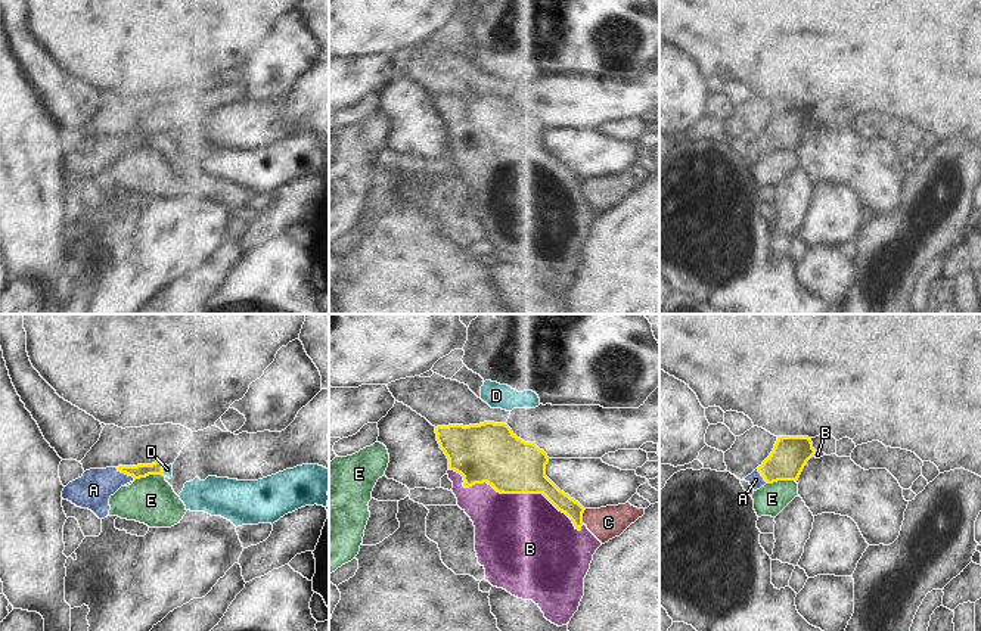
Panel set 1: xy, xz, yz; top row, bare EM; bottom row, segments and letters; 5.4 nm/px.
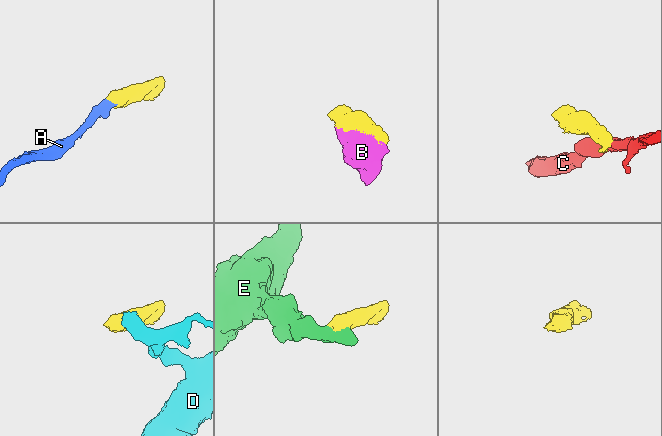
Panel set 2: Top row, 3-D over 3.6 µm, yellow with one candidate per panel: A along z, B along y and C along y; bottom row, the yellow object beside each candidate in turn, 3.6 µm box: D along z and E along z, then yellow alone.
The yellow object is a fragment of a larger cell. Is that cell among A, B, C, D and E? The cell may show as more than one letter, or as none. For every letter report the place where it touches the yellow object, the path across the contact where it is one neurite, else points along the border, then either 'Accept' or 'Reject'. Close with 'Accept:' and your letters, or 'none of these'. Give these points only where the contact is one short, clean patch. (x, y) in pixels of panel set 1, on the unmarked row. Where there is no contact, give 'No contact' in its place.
A: Touches yellow at xy (126, 143). Path across: xy (140, 140), (126, 143), (102, 152), (93, 159). Accept
B: Touches yellow at xz (512, 162). Accept
C: Touches yellow at xz (581, 186). Boundary: xz (586, 179), (581, 192). Reject
D: Touches yellow at xy (163, 139). Boundary: xy (163, 134), (164, 143). Reject
E: Touches yellow at xy (148, 145). Boundary: xy (163, 143), (149, 143), (133, 152). Reject
Accept: A, B.

